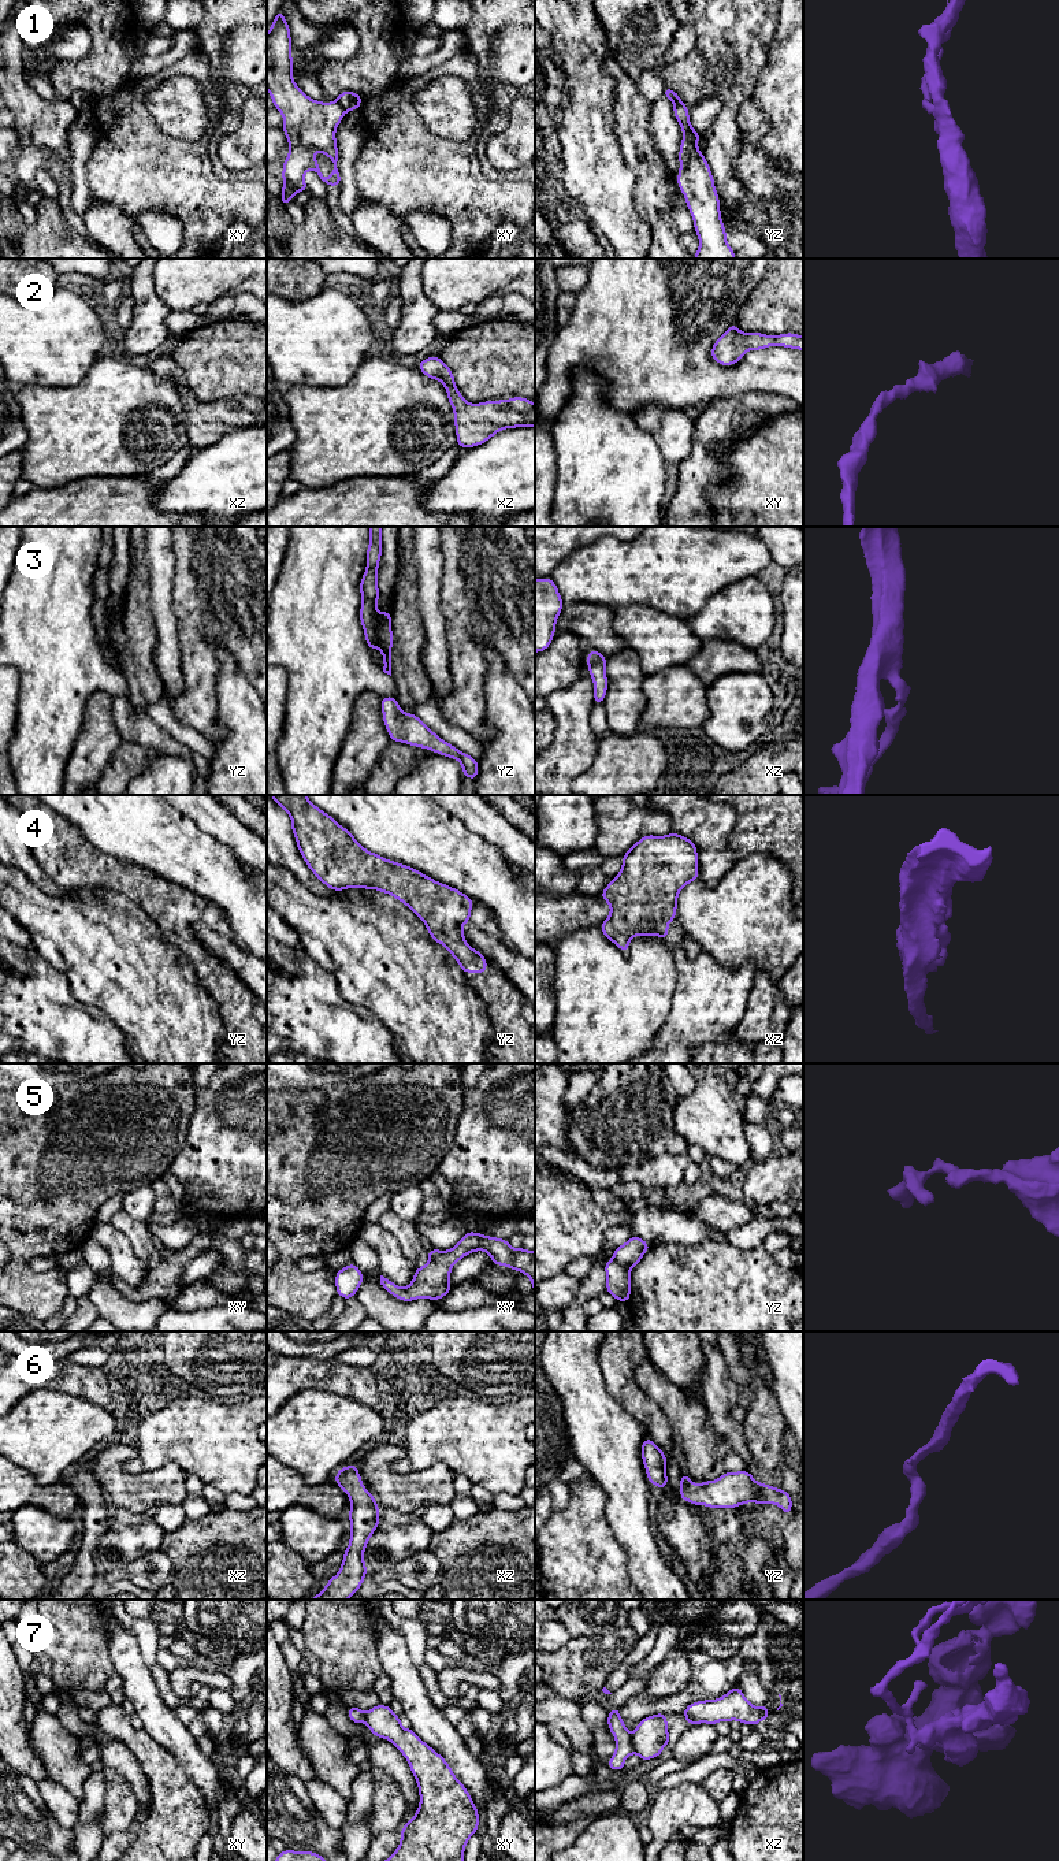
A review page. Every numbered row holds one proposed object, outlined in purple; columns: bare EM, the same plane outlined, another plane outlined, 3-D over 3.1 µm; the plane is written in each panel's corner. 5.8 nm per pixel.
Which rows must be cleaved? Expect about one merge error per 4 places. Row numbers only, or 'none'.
1, 5, 7

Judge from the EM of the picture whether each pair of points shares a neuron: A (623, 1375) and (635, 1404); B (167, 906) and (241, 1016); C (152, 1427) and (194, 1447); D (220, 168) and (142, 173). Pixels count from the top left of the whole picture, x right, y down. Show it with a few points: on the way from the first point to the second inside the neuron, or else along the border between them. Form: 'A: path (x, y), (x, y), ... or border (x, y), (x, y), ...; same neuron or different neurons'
A: path (623, 1382), (625, 1392), (631, 1397); same neuron
B: path (181, 933), (189, 947), (225, 988); same neuron
C: path (163, 1434), (179, 1434), (184, 1438); same neuron
D: border (207, 142), (212, 171), (223, 181), (241, 182); different neurons

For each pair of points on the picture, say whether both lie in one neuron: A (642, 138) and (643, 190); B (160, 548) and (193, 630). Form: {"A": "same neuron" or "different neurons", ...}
{"A": "same neuron", "B": "different neurons"}

